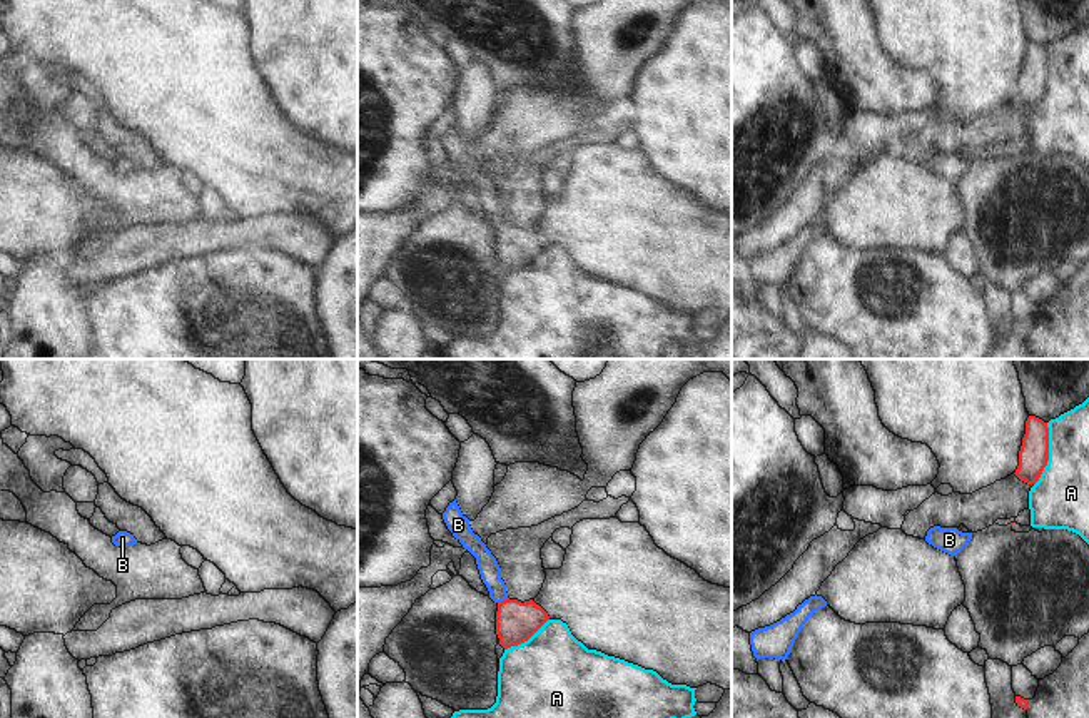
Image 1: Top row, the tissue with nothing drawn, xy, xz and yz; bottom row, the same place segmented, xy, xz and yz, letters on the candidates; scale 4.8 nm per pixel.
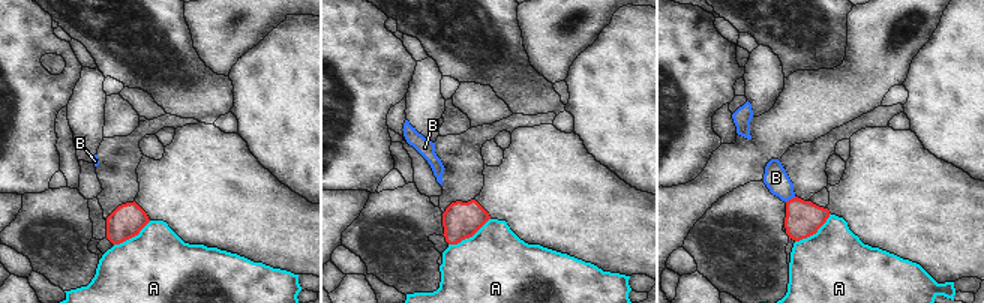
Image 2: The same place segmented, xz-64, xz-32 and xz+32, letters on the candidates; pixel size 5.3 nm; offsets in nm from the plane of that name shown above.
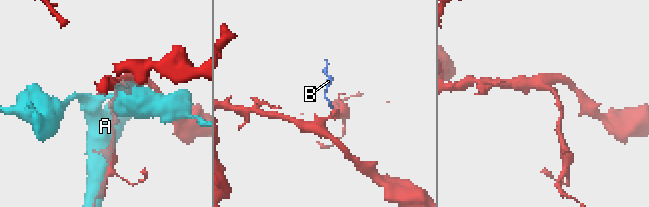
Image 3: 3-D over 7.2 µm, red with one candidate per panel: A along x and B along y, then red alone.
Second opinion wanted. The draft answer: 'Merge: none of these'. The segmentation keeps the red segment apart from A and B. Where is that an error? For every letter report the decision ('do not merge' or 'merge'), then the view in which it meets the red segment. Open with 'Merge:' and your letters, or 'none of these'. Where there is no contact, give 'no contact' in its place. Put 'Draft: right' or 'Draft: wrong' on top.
Draft: wrong
Merge: B
A: do not merge; meets red in yz
B: merge; meets red in xz

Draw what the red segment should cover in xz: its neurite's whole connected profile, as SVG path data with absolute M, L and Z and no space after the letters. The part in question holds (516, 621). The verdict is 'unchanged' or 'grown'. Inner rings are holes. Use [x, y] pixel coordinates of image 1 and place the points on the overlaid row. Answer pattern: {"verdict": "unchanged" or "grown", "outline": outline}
{"verdict": "grown", "outline": "M456 499L449 503L443 513L443 519L463 548L476 558L489 598L498 604L496 635L499 645L508 650L528 641L550 619L548 613L533 599L521 603L508 598L506 584L501 579L501 568L496 558L481 538L473 533L469 519L461 513Z"}

